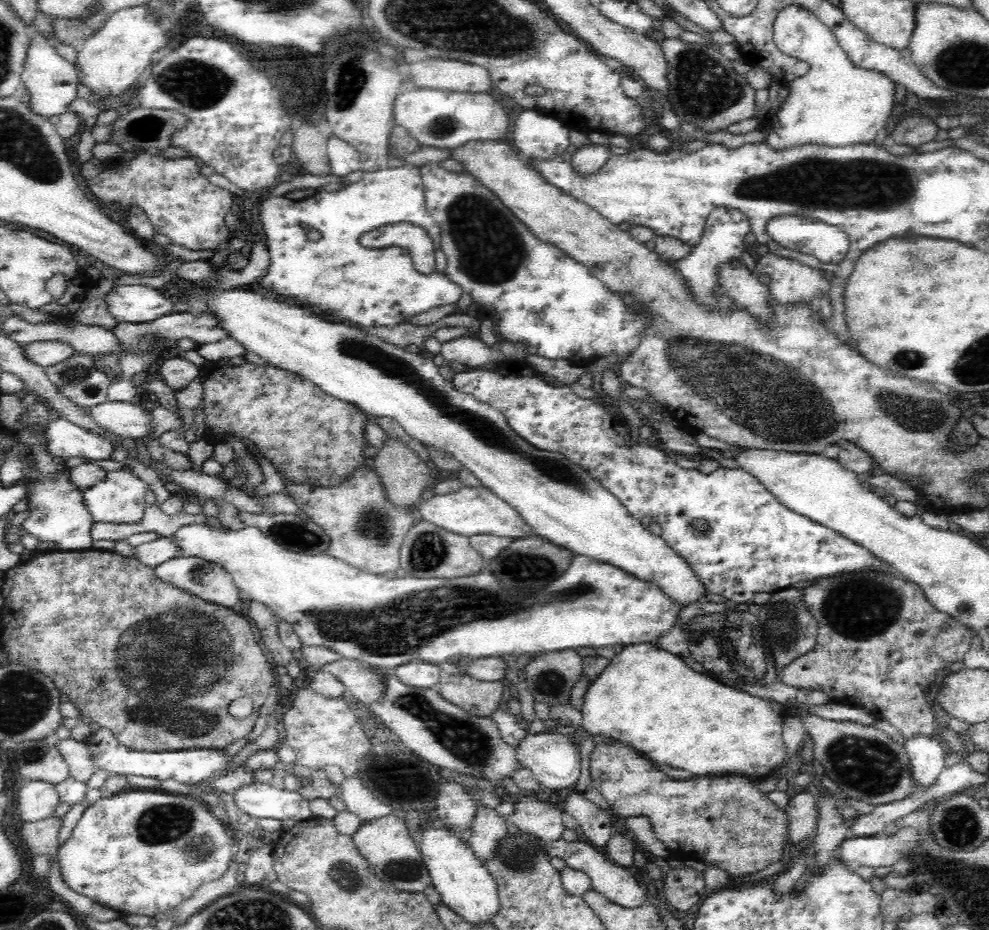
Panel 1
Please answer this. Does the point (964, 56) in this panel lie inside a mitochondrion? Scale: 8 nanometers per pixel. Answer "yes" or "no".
yes

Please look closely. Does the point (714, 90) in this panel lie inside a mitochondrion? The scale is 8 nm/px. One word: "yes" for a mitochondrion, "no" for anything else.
yes

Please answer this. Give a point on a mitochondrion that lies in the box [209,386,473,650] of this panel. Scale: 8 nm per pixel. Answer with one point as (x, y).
(429, 550)

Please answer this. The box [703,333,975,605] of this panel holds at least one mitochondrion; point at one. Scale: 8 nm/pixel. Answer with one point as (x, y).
(905, 410)

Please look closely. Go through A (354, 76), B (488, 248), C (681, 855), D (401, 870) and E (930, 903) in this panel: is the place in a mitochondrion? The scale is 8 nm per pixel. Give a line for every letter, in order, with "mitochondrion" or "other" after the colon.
A: mitochondrion
B: mitochondrion
C: other
D: mitochondrion
E: other

